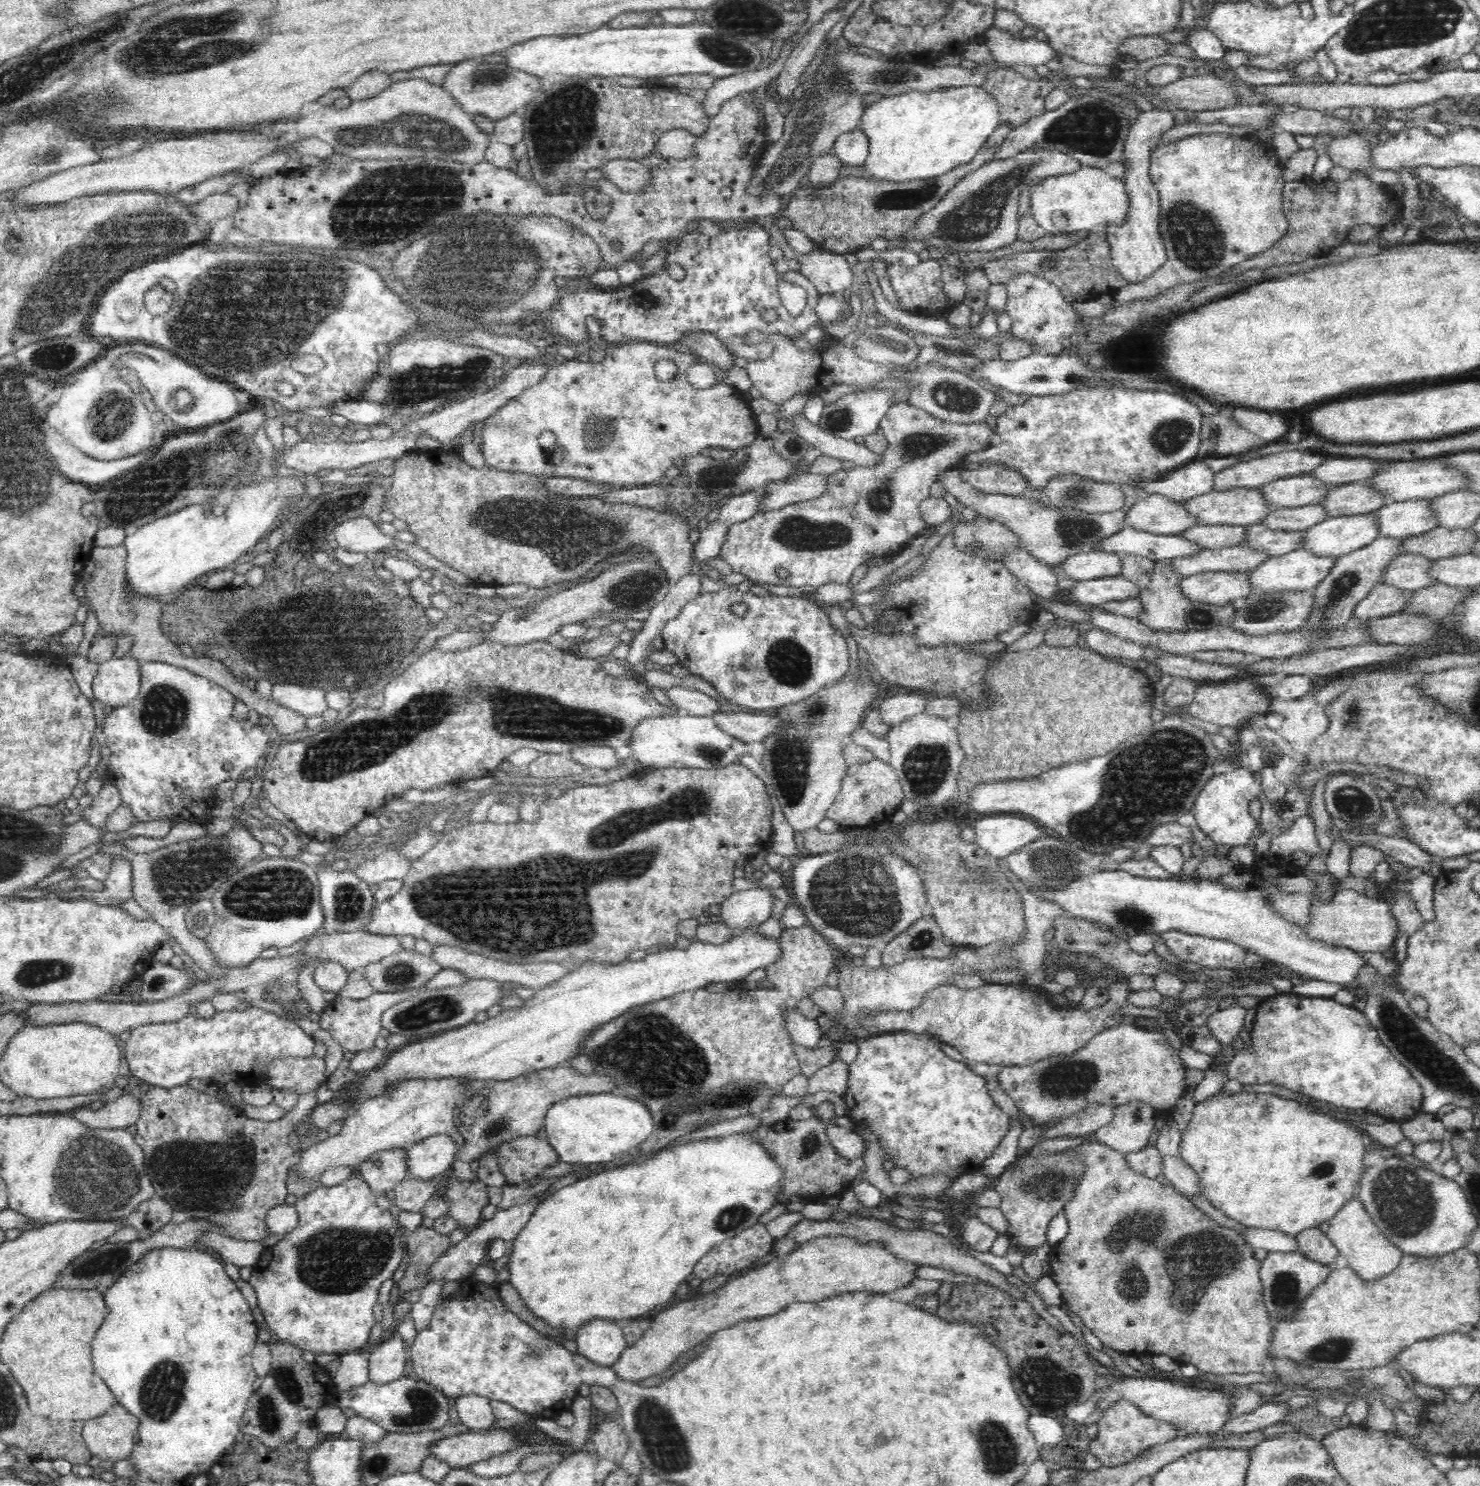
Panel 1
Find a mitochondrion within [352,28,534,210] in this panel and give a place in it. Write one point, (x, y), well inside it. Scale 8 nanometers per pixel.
(490, 76)

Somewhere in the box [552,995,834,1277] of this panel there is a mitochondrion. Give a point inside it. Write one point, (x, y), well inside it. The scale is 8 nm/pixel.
(651, 1054)

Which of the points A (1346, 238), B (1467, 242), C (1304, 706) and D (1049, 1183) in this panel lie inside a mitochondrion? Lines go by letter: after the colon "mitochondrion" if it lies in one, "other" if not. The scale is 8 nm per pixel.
A: other
B: other
C: other
D: mitochondrion

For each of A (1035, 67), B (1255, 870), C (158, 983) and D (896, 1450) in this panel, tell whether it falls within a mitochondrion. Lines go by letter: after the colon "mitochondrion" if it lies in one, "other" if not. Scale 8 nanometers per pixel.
A: other
B: other
C: mitochondrion
D: other

